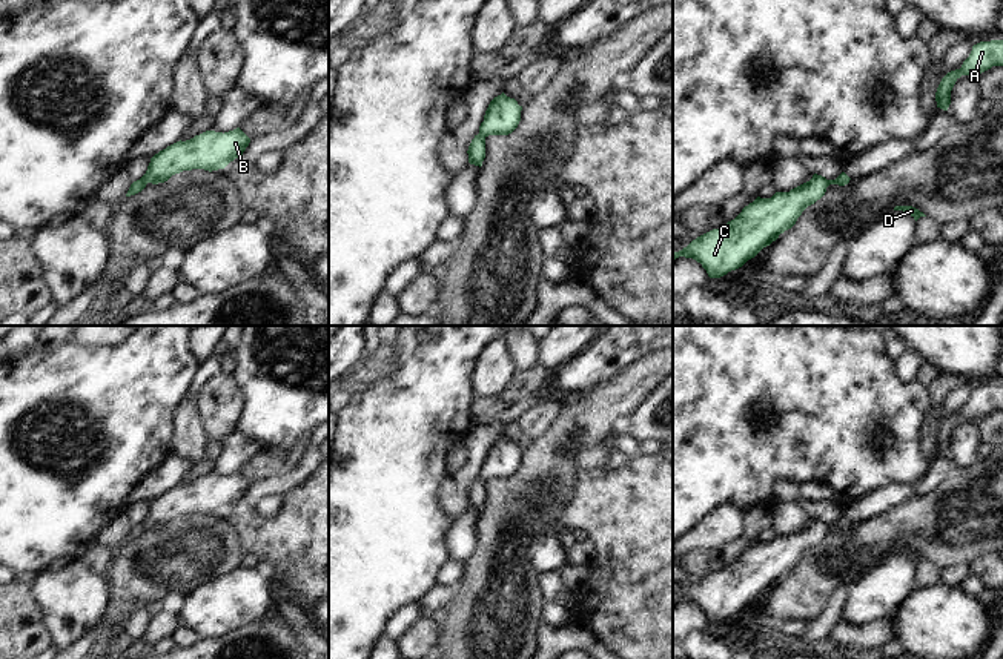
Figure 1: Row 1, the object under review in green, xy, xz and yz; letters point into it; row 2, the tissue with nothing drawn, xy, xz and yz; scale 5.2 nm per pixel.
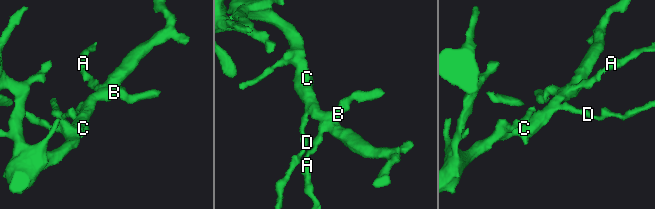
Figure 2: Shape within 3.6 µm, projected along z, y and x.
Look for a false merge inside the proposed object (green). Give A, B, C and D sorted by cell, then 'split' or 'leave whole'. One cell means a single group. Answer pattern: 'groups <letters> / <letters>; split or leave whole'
groups A B C D; leave whole

